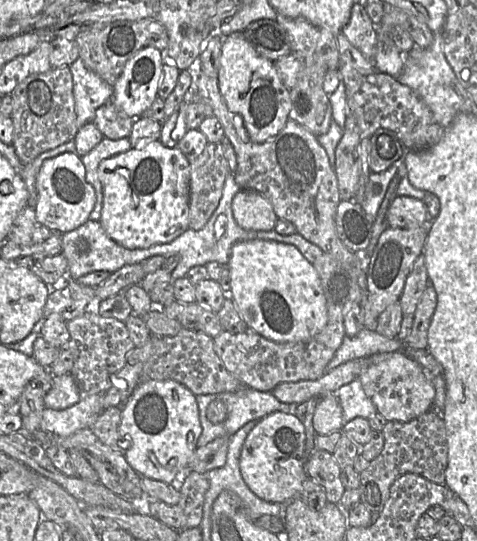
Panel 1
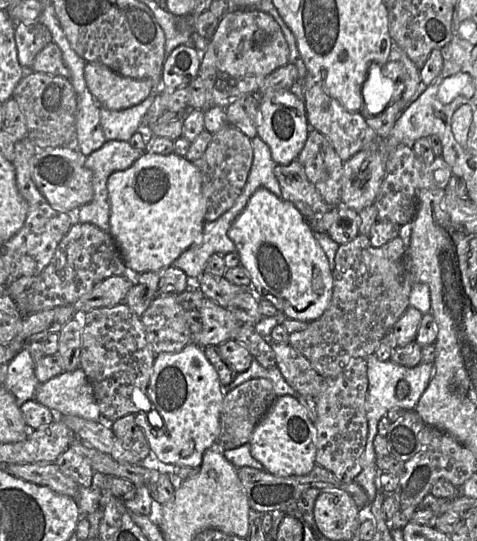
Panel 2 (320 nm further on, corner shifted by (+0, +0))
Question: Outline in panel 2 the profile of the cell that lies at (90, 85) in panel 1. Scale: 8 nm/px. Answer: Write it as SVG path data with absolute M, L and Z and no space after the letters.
M152 90L144 101L124 110L101 107L100 123L106 140L129 141L142 128L145 115L156 96L157 92Z

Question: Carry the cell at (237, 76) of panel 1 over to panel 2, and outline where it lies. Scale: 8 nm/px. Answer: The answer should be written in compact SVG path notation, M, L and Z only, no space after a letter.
M274 90L258 95L262 123L258 125L257 136L270 148L276 164L286 165L297 160L307 140L309 127L304 101L291 90Z

